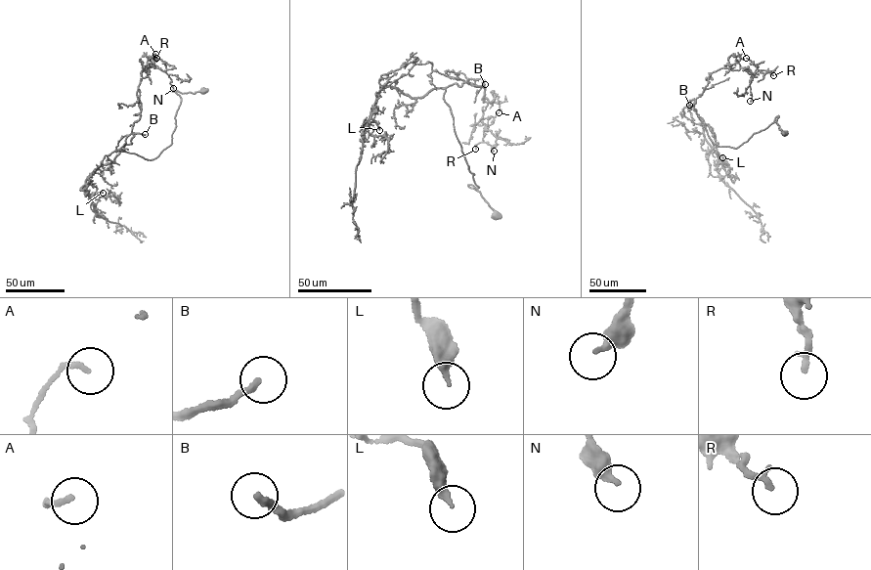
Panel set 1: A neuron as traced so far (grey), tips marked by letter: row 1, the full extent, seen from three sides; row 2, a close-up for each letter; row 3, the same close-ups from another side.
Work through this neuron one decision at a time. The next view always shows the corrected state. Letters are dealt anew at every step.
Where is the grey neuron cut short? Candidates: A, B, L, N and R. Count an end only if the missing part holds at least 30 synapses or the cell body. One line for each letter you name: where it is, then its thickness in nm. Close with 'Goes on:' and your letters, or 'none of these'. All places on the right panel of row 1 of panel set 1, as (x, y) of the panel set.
B: Place: (689, 105). Thickness 220 nm
Goes on: B

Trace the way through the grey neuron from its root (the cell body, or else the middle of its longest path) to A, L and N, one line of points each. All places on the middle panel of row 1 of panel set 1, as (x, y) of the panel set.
A: (496, 215), (468, 185), (479, 187), (444, 88), (483, 81), (486, 130), (499, 112)
L: (496, 215), (468, 185), (479, 187), (456, 134), (444, 89), (412, 97), (383, 88), (369, 117), (379, 130)
N: (496, 215), (468, 185), (479, 187), (444, 88), (483, 81), (482, 119), (497, 138), (494, 151)

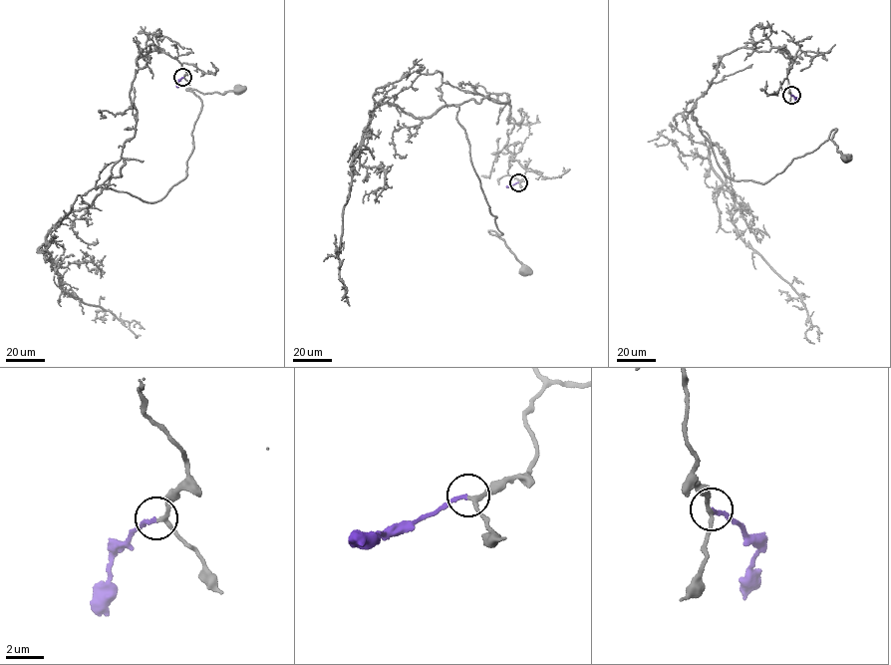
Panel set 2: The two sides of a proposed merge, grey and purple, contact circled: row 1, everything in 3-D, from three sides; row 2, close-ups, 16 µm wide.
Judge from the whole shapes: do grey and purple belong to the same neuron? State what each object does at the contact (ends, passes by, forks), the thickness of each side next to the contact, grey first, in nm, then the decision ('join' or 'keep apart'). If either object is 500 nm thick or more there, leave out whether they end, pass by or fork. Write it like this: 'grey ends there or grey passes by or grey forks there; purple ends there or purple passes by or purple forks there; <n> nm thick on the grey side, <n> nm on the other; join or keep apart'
grey passes by; purple ends there; 200 nm thick on the grey side, 180 nm on the other; join

